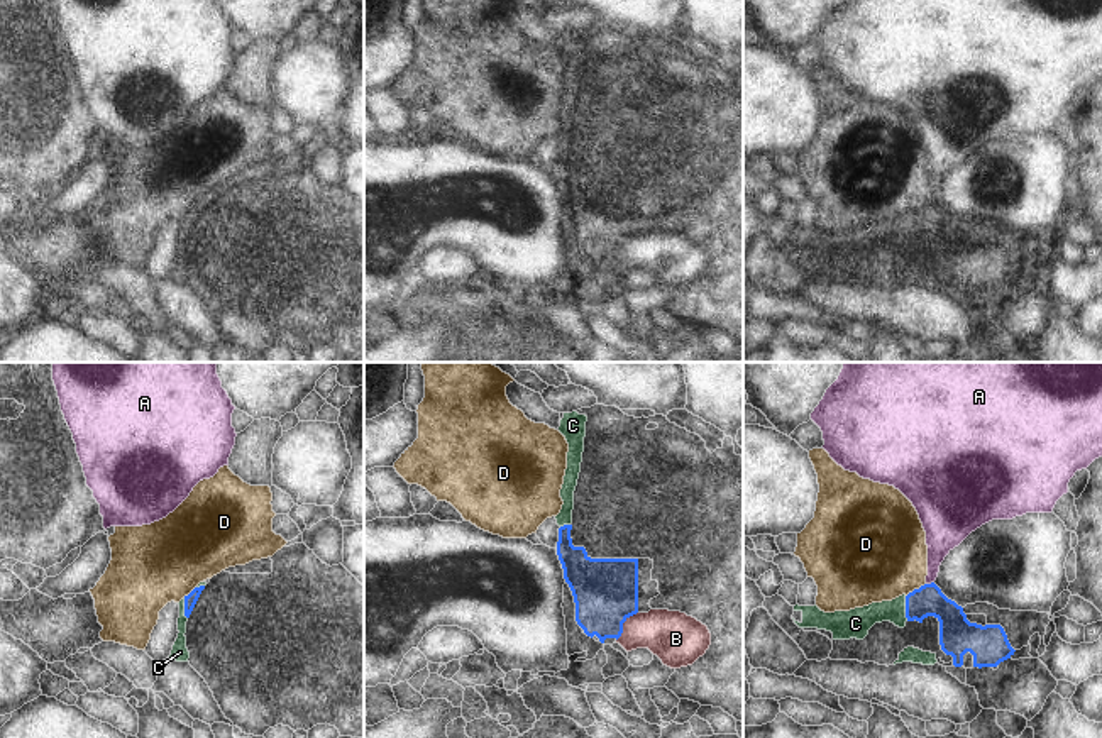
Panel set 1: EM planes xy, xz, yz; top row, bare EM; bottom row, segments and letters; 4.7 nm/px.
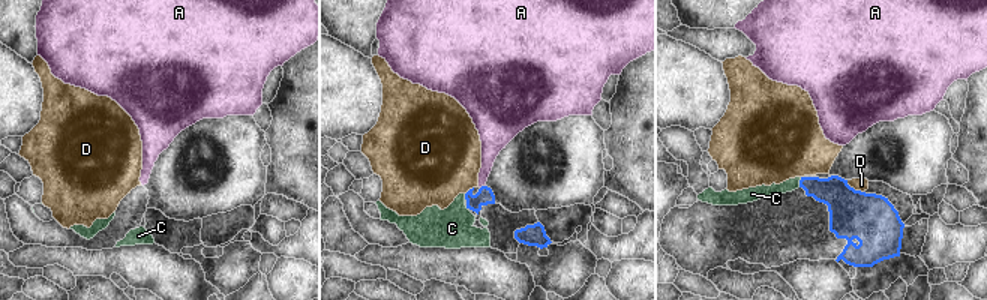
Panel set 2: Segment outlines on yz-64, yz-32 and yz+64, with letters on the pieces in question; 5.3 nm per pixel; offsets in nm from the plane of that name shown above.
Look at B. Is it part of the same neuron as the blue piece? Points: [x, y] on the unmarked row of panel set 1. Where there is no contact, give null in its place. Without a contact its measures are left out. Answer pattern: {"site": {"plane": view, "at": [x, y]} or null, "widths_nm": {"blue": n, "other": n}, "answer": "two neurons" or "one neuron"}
{"site": {"plane": "xz", "at": [622, 246]}, "widths_nm": {"blue": 300, "other": 240}, "answer": "two neurons"}

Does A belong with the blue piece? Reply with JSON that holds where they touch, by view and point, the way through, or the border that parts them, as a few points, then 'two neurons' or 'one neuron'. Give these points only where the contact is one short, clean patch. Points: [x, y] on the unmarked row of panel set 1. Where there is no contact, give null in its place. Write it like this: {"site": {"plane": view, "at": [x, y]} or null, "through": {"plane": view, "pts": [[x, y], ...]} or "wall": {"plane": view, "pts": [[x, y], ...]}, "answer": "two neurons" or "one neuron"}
{"site": {"plane": "yz", "at": [931, 203]}, "wall": {"plane": "yz", "pts": [[933, 202], [926, 205]]}, "answer": "two neurons"}

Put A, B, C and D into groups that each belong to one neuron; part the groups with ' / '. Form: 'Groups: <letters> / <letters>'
Groups: A / B / C D.

